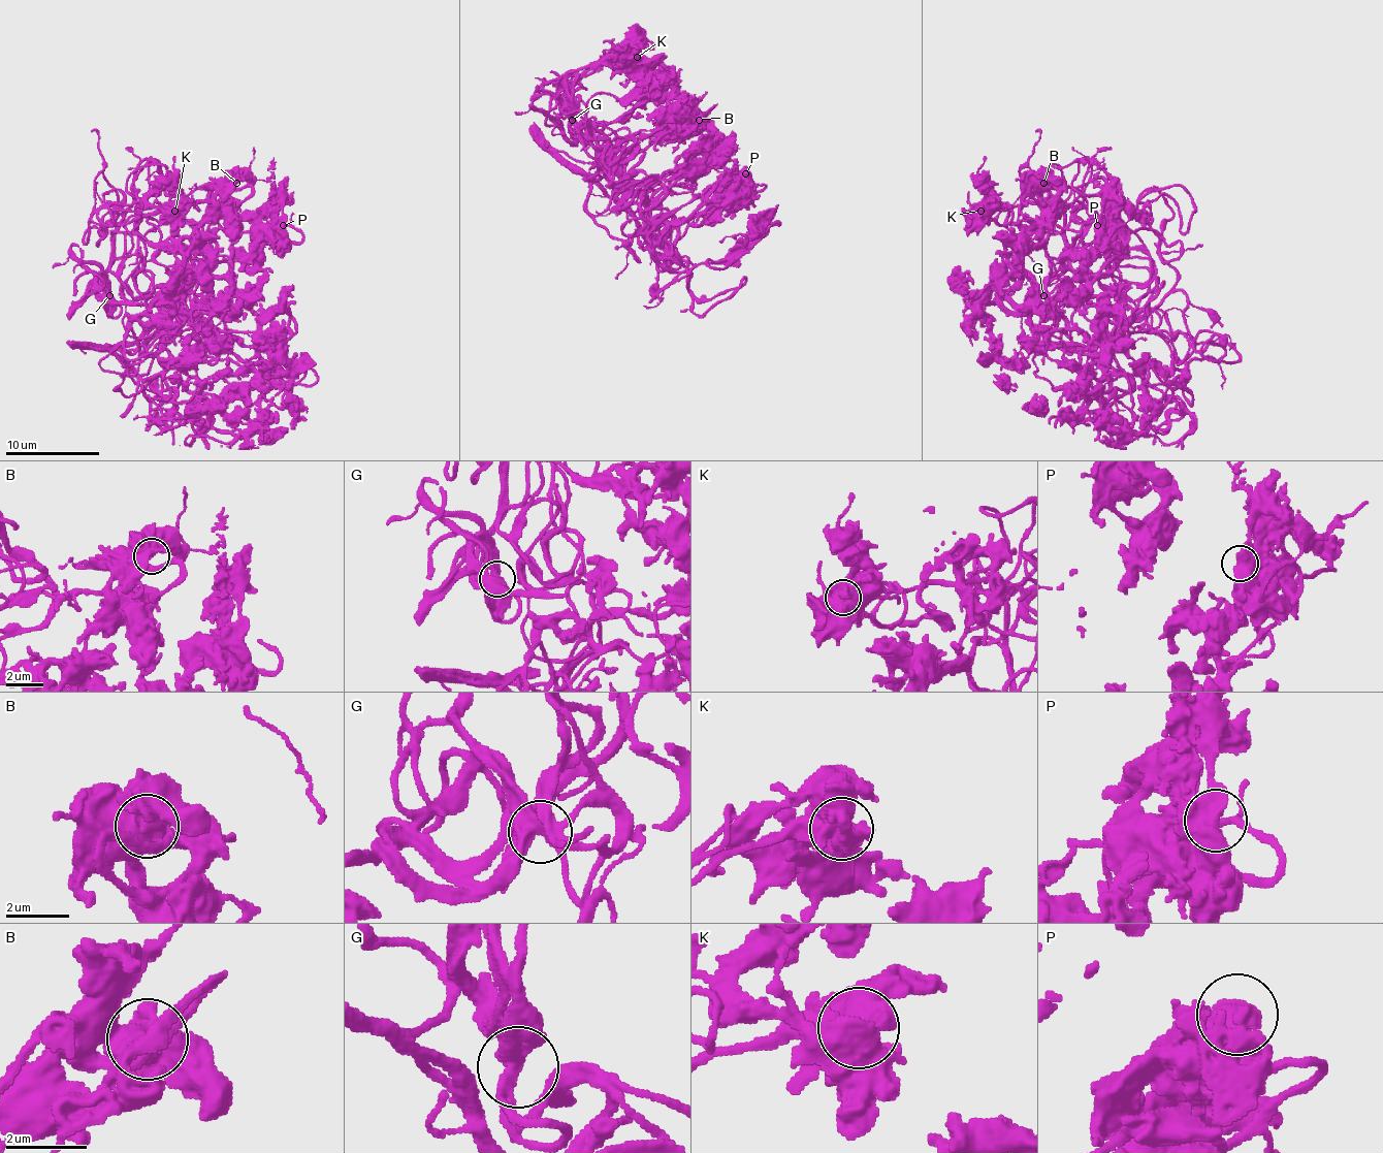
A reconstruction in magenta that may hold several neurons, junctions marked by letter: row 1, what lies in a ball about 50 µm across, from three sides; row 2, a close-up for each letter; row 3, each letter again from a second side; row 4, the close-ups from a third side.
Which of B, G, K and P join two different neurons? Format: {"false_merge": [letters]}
{"false_merge": []}

